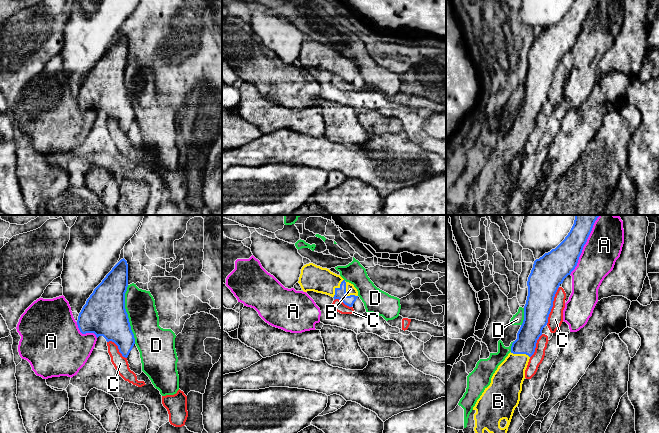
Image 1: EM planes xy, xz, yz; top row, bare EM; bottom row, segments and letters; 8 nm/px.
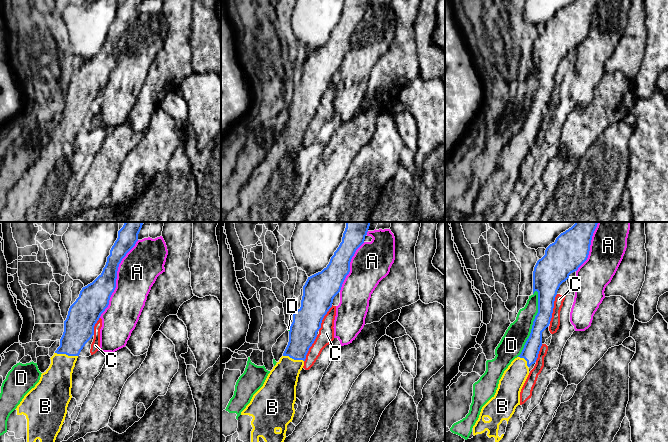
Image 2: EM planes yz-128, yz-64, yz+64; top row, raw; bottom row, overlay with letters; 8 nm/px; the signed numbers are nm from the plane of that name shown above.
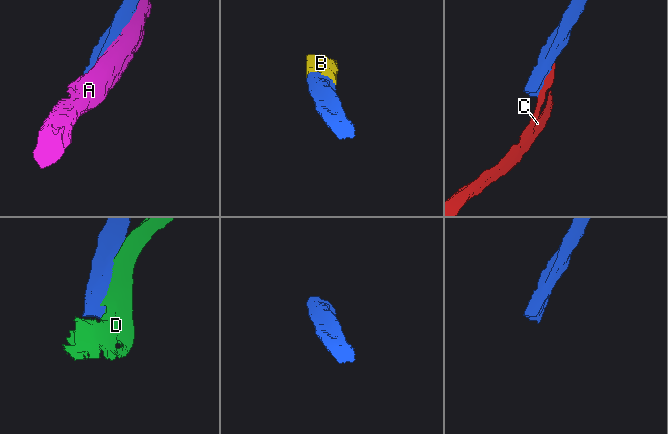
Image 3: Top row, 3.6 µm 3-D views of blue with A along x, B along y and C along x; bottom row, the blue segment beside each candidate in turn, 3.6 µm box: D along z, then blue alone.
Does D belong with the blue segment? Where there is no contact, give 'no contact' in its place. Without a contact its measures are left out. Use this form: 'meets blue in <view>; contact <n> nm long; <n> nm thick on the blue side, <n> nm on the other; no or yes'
meets blue in xy; contact 480 nm long; 340 nm thick on the blue side, 240 nm on the other; no

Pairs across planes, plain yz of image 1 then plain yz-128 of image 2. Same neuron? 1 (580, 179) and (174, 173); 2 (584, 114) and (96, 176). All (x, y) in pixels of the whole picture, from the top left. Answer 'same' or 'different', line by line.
1: different
2: same

